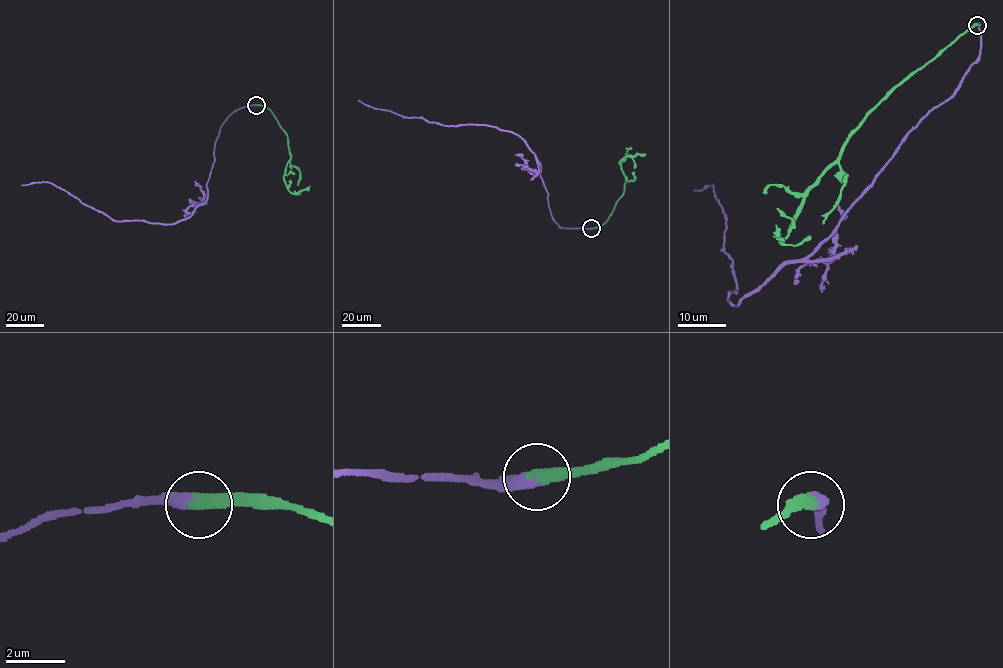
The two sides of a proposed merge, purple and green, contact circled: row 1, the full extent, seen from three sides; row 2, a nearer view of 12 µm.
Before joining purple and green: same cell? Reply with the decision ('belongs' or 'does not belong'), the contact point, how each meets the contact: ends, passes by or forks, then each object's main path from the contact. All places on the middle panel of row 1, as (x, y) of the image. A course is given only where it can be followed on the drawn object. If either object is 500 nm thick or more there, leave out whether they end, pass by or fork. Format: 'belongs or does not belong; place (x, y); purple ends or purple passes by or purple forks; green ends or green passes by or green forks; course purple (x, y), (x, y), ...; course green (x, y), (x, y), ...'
belongs; place (591, 228); purple ends; green ends; course purple (591, 228), (562, 228), (554, 222), (540, 163), (519, 136), (485, 125), (443, 125), (403, 117), (357, 100); course green (591, 228), (604, 223), (624, 192), (626, 177), (619, 163), (627, 156), (645, 154)

